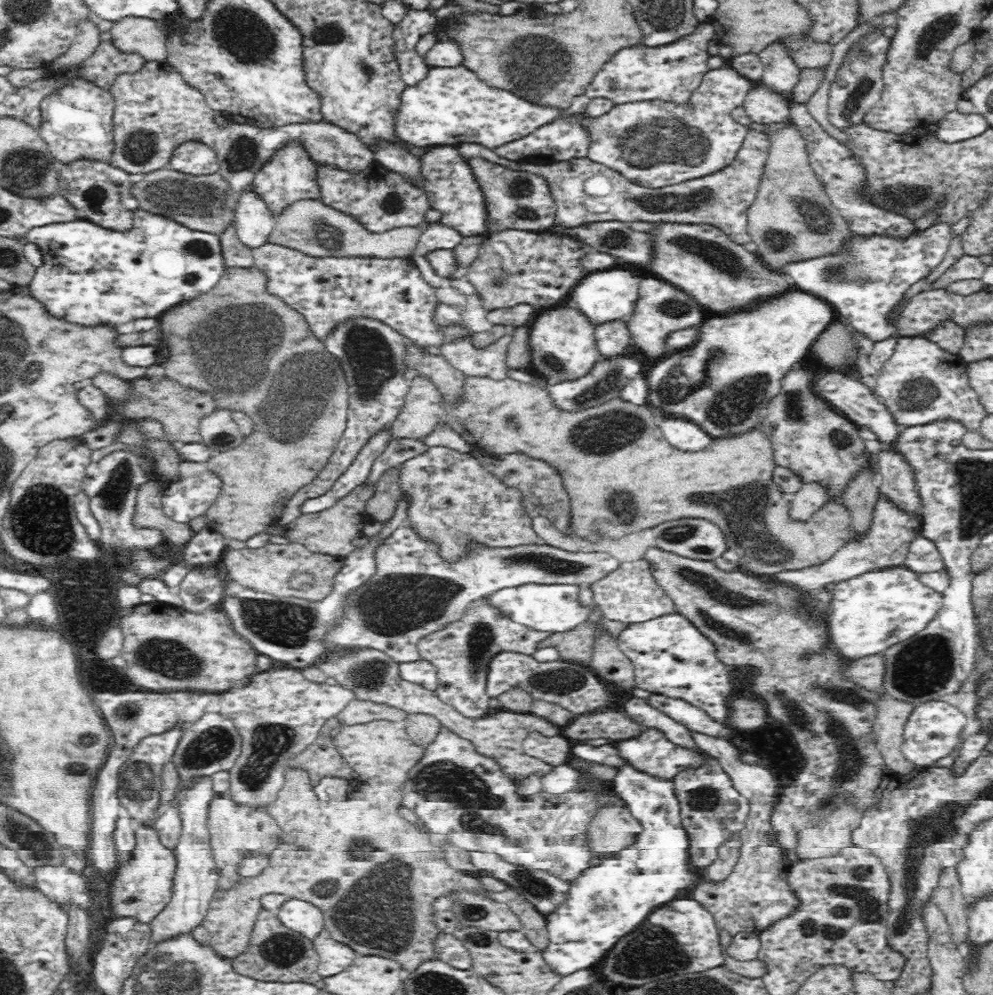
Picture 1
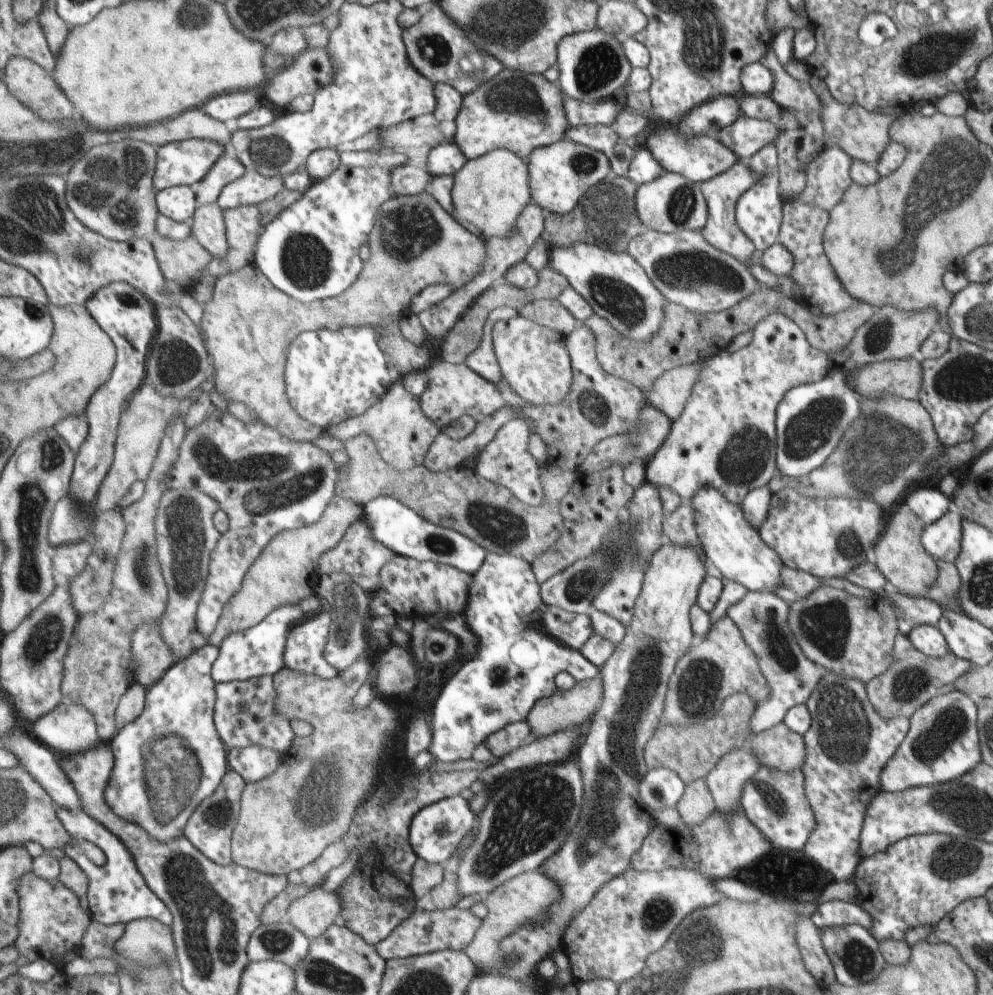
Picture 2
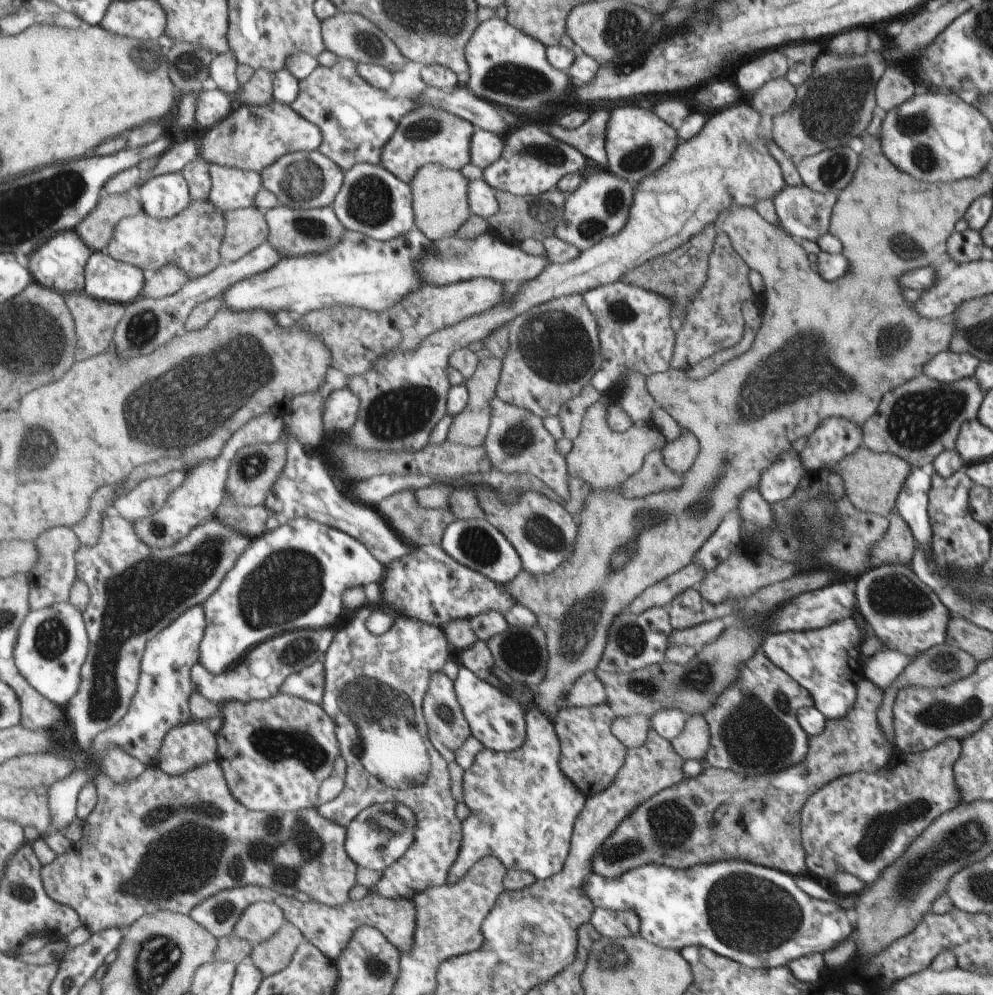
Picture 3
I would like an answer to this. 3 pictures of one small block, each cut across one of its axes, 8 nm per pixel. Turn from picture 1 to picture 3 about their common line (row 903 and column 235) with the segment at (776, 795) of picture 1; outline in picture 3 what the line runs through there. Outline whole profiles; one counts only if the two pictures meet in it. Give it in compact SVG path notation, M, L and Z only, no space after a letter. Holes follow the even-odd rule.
M277 694L269 700L227 700L223 706L223 714L227 718L227 726L225 730L219 734L219 760L223 766L223 772L227 772L227 782L231 784L231 792L235 794L235 800L239 800L239 804L243 804L247 810L255 810L255 812L269 812L269 814L299 814L301 810L315 810L323 806L323 786L327 784L329 776L335 776L335 760L339 754L343 754L341 744L339 744L339 736L335 734L335 724L333 720L325 714L325 710L319 704L301 700L301 698L291 698L285 694Z

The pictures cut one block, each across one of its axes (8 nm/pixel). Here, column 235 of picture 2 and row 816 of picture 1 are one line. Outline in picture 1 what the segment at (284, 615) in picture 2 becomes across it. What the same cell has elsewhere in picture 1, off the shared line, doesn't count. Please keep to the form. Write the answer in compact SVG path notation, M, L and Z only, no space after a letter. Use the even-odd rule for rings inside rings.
M574 744L572 756L584 762L600 764L616 768L616 778L612 782L612 792L620 796L620 800L626 804L626 808L632 812L636 820L642 824L642 834L638 836L636 844L624 852L618 852L612 858L602 860L600 866L592 866L586 870L574 884L570 884L570 898L566 904L562 904L552 916L546 916L548 924L548 948L542 954L546 964L560 976L570 976L578 970L590 970L590 966L596 966L604 960L604 956L614 948L614 944L628 932L632 932L638 924L646 922L646 918L656 912L658 908L670 904L672 900L680 900L684 896L690 896L692 890L706 880L704 872L692 864L690 854L690 836L682 822L682 806L678 800L678 794L674 790L674 780L658 778L648 772L642 772L634 768L626 758L620 756L618 748L614 744L608 746L590 746L590 744Z

